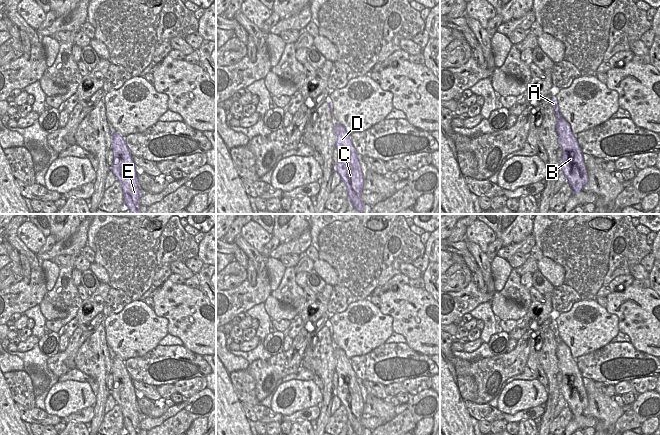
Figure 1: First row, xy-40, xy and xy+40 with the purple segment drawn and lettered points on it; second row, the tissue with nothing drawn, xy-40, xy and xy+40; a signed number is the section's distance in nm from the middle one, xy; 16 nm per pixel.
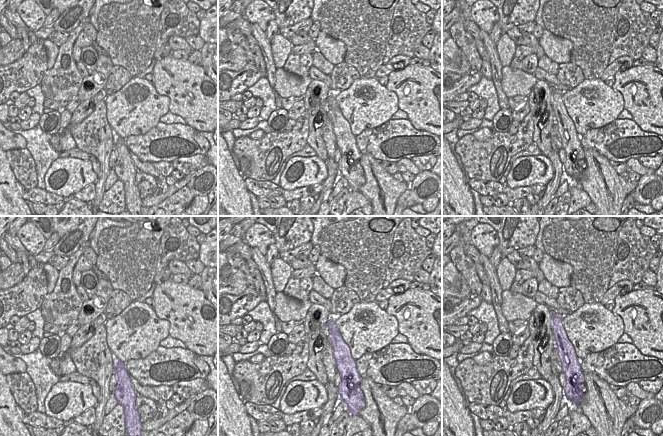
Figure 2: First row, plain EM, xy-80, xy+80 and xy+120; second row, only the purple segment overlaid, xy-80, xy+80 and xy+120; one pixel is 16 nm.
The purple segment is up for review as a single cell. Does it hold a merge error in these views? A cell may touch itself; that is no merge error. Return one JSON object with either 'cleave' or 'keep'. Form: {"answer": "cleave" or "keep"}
{"answer": "keep"}

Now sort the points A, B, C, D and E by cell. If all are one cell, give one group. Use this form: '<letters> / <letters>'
A B C D E

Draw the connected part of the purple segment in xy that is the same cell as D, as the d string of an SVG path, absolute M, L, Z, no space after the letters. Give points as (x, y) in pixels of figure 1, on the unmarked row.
M335 346L334 356L338 375L338 386L335 395L346 408L348 423L357 435L363 435L364 427L361 424L363 417L364 399L359 387L359 379L352 369L350 359L346 357L344 350Z

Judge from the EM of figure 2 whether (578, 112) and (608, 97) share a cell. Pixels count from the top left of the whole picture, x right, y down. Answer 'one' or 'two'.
one

